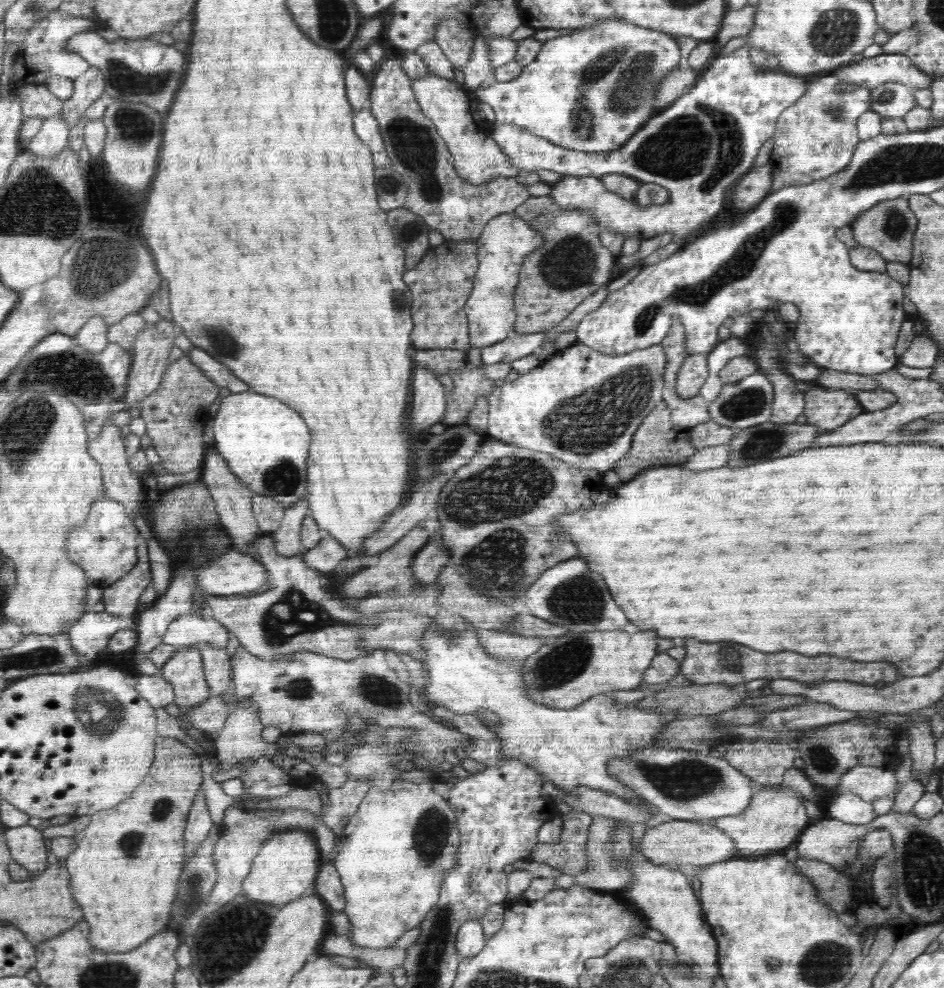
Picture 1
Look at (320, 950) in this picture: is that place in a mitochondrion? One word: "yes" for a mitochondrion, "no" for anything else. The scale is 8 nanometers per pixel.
no

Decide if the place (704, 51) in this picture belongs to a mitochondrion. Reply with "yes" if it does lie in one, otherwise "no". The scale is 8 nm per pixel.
no

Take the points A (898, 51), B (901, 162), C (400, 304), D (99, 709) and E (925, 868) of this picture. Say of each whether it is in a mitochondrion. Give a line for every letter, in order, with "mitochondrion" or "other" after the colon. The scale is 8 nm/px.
A: other
B: mitochondrion
C: other
D: mitochondrion
E: mitochondrion

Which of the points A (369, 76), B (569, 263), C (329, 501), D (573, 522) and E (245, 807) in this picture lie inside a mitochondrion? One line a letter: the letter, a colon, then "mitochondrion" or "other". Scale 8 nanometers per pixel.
A: other
B: mitochondrion
C: other
D: other
E: other

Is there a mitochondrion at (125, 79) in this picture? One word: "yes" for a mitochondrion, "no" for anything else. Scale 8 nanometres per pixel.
yes

